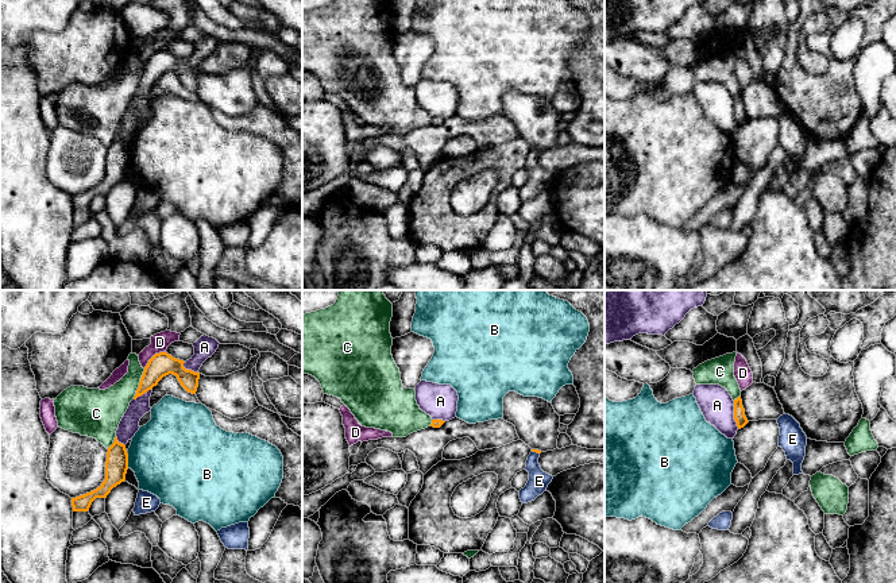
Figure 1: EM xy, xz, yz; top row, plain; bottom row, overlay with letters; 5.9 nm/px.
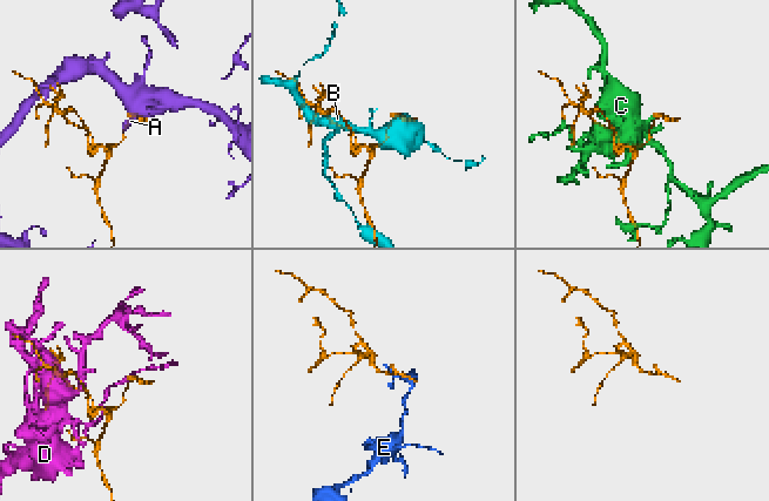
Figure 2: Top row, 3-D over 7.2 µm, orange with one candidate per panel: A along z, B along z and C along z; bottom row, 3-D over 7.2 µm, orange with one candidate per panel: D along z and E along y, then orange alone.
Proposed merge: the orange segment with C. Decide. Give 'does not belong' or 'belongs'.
belongs

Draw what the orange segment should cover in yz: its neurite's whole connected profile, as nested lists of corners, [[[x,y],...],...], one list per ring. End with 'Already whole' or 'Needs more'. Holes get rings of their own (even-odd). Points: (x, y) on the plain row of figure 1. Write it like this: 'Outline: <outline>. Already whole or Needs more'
Outline: [[[737,50],[707,58],[692,67],[696,82],[719,82],[725,85],[734,99],[734,117],[738,127],[749,119],[741,97],[741,86],[734,74],[734,59]]]. Needs more

